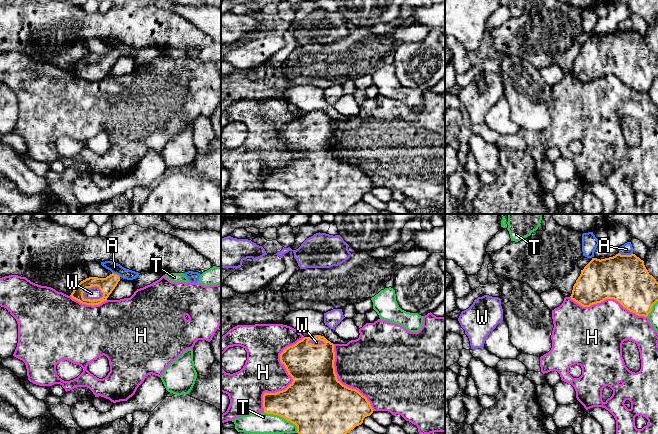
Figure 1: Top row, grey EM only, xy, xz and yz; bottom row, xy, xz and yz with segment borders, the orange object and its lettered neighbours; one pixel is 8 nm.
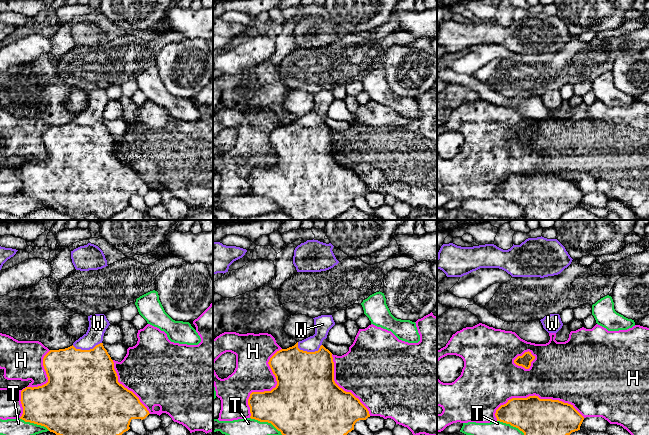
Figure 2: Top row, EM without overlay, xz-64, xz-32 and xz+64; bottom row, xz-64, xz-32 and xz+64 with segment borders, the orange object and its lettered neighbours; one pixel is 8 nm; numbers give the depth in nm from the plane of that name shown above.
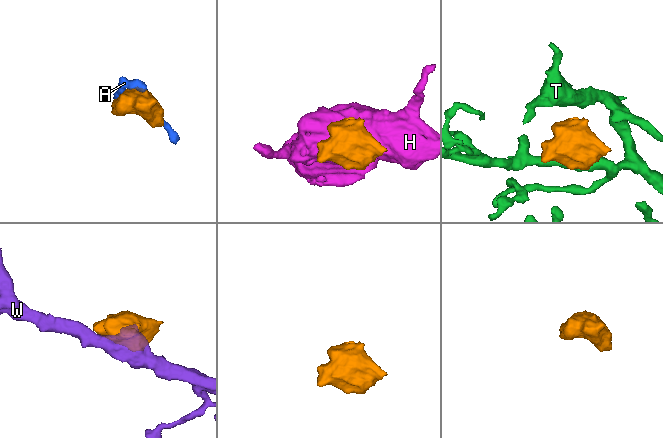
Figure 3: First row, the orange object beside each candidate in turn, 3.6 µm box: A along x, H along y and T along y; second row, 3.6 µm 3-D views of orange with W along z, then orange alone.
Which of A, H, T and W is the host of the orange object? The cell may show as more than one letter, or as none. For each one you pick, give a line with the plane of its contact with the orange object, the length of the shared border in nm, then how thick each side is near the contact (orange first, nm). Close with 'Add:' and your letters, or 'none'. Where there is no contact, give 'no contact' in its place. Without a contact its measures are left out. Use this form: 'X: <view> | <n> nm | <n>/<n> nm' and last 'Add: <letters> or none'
W: xy | 180 nm | 120/100 nm
Add: W

